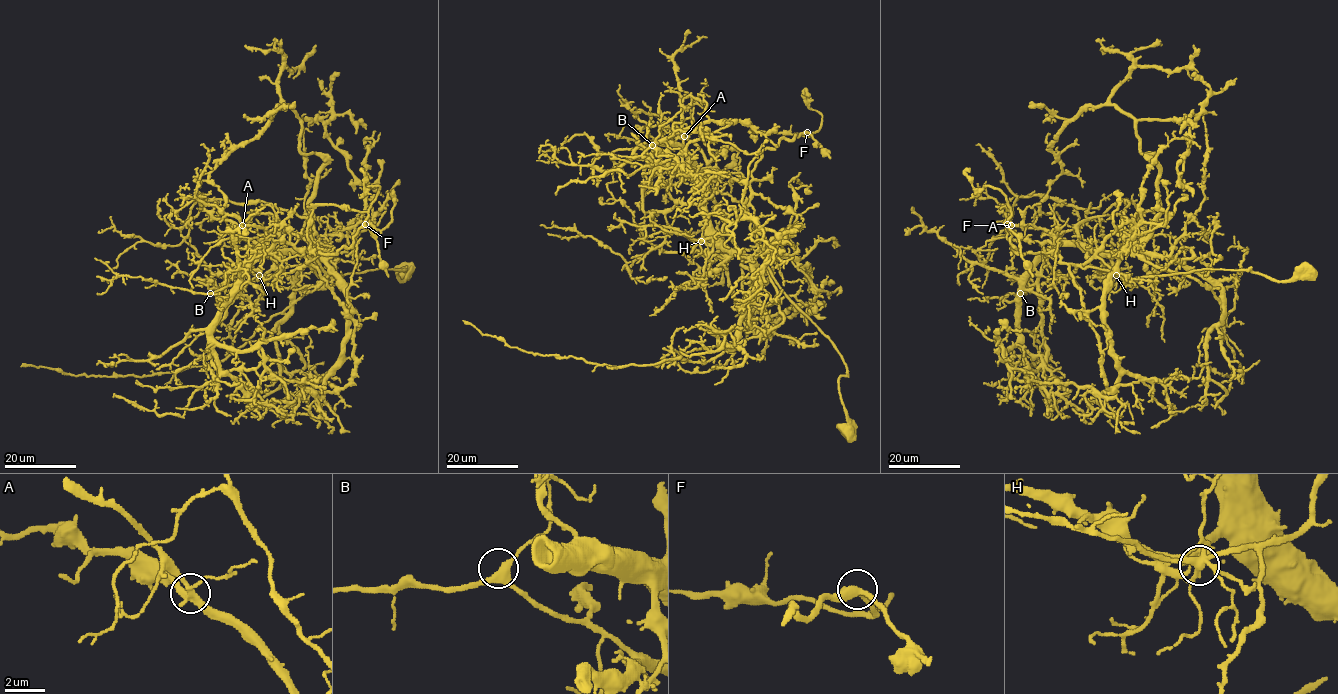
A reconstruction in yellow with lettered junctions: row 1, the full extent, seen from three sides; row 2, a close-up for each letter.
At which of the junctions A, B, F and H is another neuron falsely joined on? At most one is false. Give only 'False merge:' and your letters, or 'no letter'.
False merge: H

